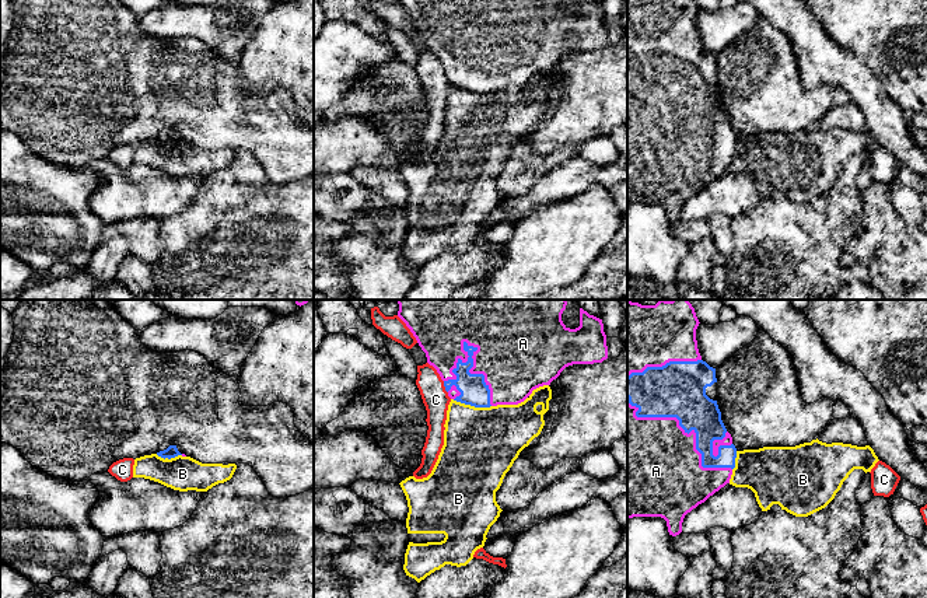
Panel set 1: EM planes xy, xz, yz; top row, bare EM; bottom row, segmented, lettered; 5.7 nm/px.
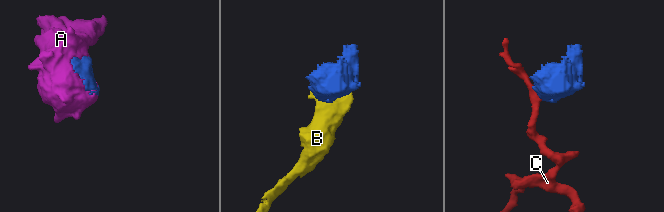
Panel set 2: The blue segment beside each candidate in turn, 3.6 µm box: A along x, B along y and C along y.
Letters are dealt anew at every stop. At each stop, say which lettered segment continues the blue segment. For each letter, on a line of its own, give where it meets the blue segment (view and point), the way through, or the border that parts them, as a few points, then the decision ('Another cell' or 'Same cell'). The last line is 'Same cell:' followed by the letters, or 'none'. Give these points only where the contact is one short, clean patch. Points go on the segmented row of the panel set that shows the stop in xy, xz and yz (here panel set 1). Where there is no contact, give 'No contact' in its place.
A: Touches blue at yz (685, 430). Same cell
B: Touches blue at xz (472, 405). Boundary: xz (452, 399), (475, 406), (490, 406). Another cell
C: Touches blue at xz (444, 385). Boundary: xz (443, 381), (447, 392). Another cell
Same cell: A

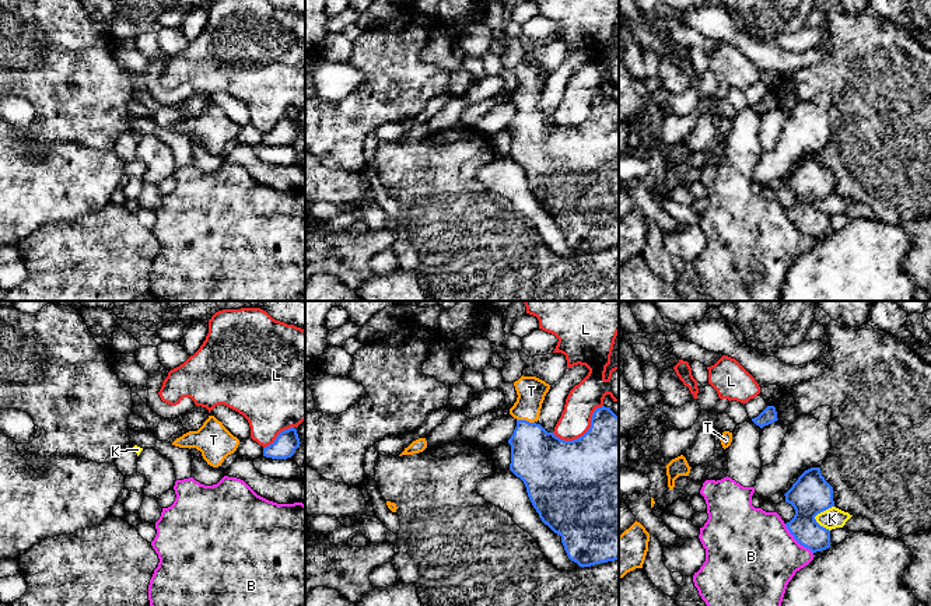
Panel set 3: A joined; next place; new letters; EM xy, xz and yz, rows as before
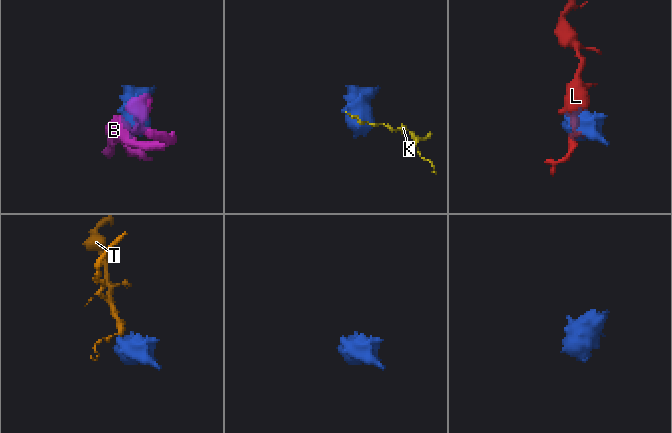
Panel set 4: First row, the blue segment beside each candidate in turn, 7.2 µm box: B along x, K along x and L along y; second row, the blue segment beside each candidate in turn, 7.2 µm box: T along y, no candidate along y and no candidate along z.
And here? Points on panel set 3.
B: Touches blue at yz (797, 540). Another cell
K: Touches blue at yz (815, 515). Another cell
L: Touches blue at xz (584, 434). Another cell
T: Touches blue at xz (525, 420). Path across: xz (541, 459), (531, 445), (525, 420), (531, 391). Same cell
Same cell: T

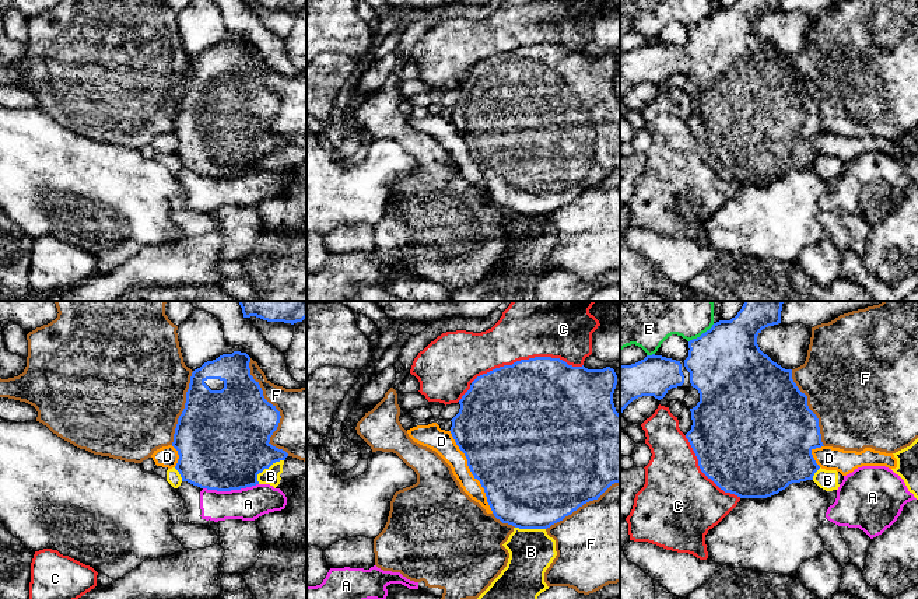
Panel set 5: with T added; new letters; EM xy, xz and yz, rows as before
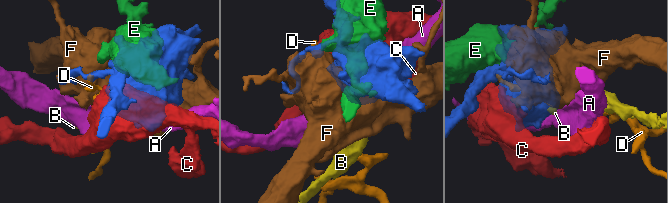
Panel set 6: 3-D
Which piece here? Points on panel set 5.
A: Touches blue at xy (230, 490). Another cell
B: Touches blue at xy (266, 468). Another cell
C: Touches blue at xz (526, 360). Another cell
D: Touches blue at xz (470, 470). Another cell
E: Touches blue at yz (703, 333). Another cell
F: Touches blue at xy (277, 410). Another cell
Same cell: none

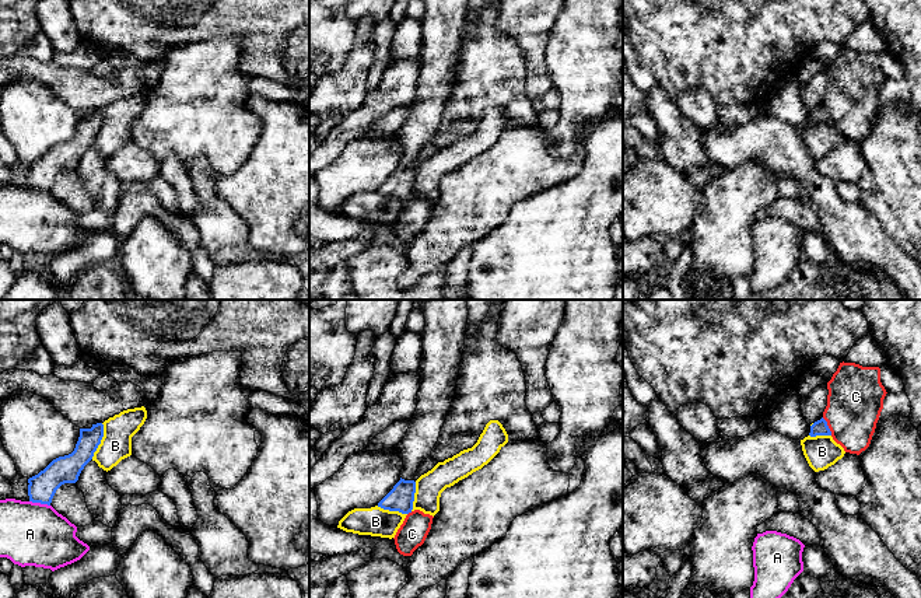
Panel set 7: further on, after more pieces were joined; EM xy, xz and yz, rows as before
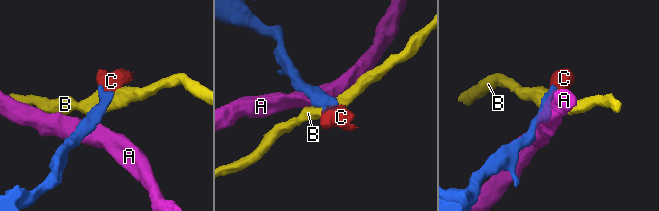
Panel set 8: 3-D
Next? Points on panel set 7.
A: Touches blue at xy (39, 502). Another cell
B: Touches blue at xy (100, 441). Another cell
C: Touches blue at yz (827, 426). Path across: yz (819, 427), (827, 426), (855, 397). Same cell
Same cell: C

